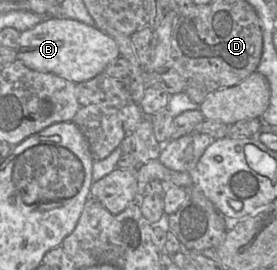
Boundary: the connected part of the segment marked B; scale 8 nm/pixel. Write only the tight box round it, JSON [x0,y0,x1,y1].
[18,16,120,84]

